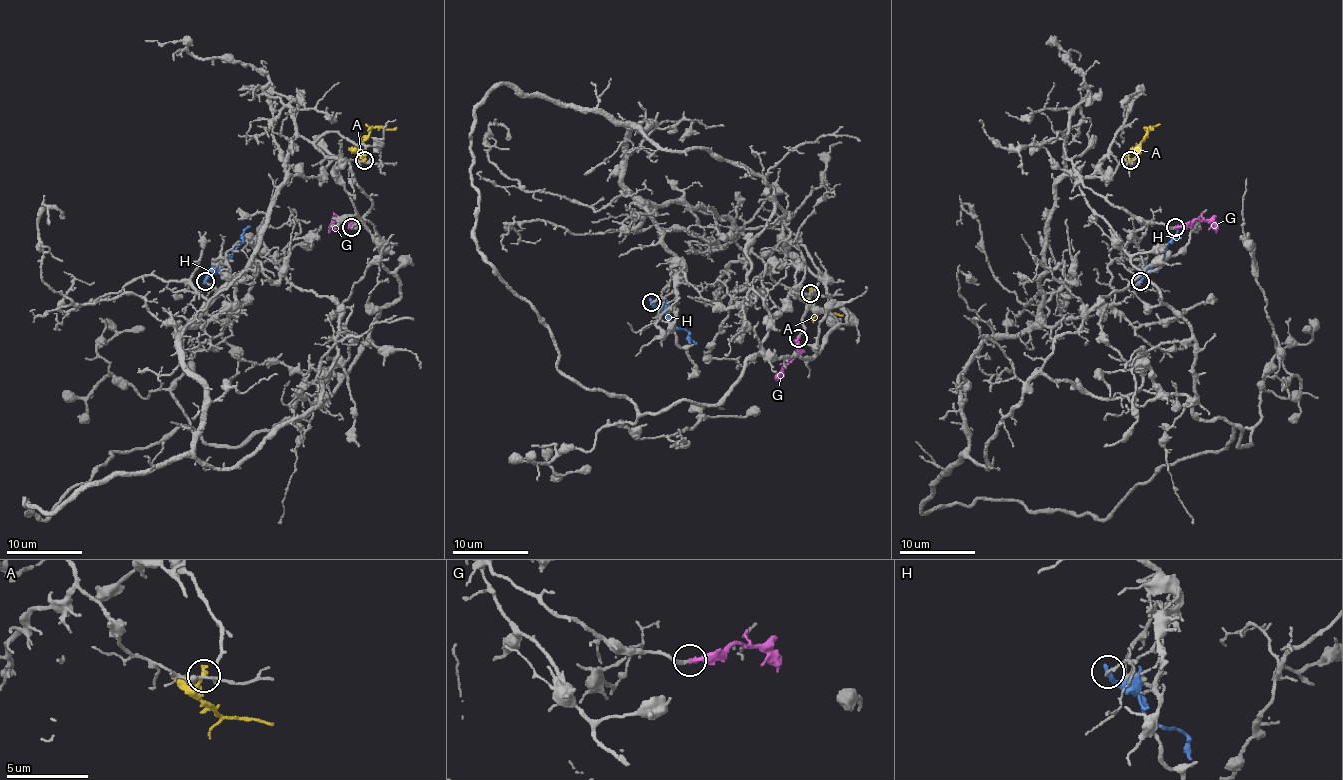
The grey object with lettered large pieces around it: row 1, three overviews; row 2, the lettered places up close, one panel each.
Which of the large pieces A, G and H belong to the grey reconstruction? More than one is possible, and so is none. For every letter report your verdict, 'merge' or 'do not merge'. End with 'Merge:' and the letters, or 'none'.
A: do not merge
G: merge
H: do not merge
Merge: G

